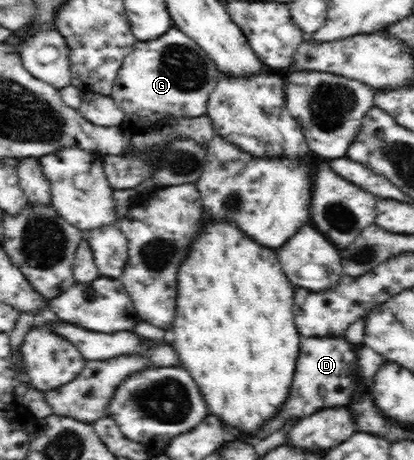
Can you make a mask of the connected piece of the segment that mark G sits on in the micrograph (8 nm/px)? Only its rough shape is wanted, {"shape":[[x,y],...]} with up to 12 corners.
{"shape":[[175,25],[137,40],[109,97],[128,118],[206,114],[222,74]]}

